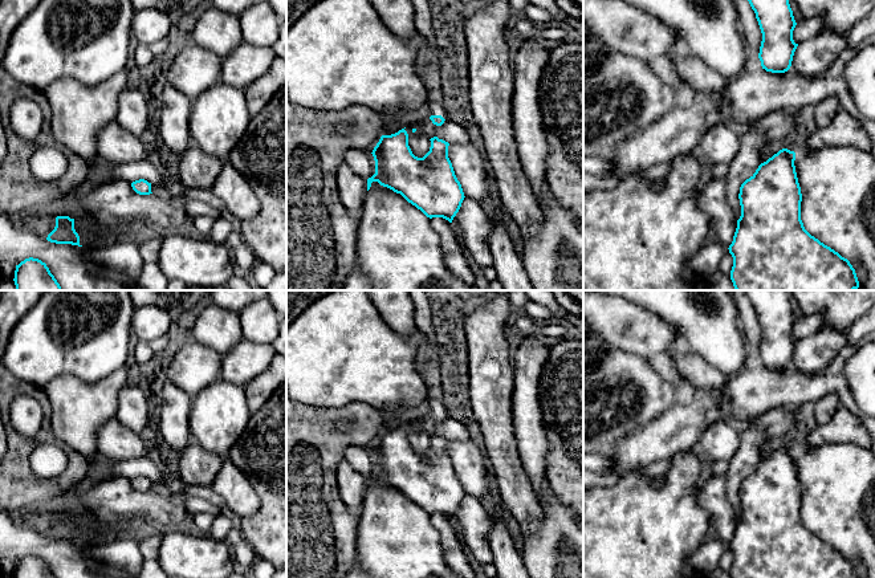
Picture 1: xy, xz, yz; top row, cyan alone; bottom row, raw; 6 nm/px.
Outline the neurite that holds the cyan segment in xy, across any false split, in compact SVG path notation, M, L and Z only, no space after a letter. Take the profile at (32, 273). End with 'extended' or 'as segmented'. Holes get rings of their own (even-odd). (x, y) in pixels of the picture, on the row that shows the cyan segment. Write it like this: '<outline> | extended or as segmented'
M25 259L15 270L16 290L62 290L45 262L38 259Z | as segmented

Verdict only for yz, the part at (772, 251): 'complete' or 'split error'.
complete

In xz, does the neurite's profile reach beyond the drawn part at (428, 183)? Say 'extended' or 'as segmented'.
as segmented

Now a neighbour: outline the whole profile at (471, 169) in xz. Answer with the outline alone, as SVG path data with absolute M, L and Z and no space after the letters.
M449 143L448 158L465 198L483 203L493 194L493 180L484 152L472 143Z

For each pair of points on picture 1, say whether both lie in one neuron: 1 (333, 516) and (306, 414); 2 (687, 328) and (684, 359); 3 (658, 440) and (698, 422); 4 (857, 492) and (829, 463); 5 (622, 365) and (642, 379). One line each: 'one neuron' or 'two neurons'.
1: one neuron
2: two neurons
3: one neuron
4: one neuron
5: one neuron

